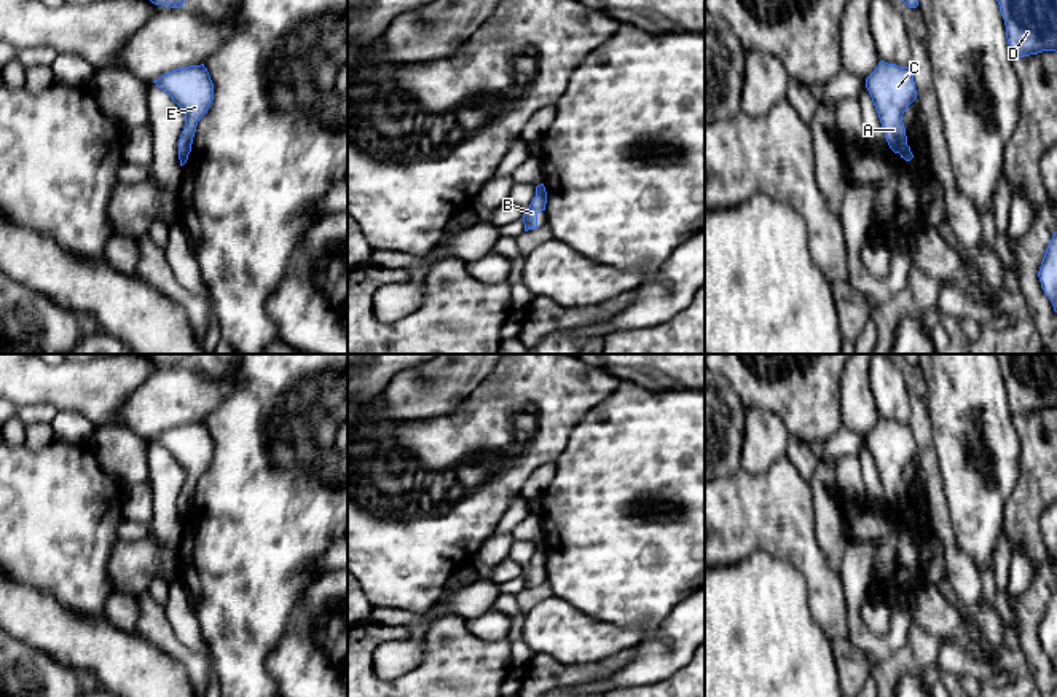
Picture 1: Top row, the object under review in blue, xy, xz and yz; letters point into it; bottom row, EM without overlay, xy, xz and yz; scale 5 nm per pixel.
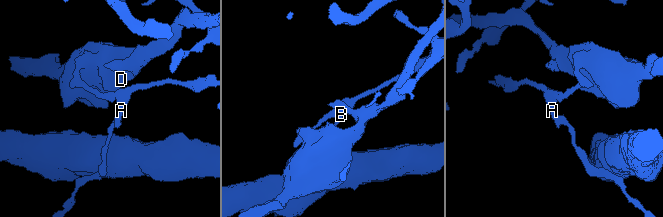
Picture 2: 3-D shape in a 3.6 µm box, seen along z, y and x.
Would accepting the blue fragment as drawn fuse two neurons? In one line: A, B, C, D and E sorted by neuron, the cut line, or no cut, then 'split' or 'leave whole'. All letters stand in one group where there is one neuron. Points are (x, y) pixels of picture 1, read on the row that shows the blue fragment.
groups A C D E / B; cut xy (188, 152), (179, 155); split

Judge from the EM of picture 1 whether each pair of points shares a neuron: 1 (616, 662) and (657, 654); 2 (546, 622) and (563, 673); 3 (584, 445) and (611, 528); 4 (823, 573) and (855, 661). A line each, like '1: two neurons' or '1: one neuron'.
1: two neurons
2: two neurons
3: one neuron
4: two neurons

